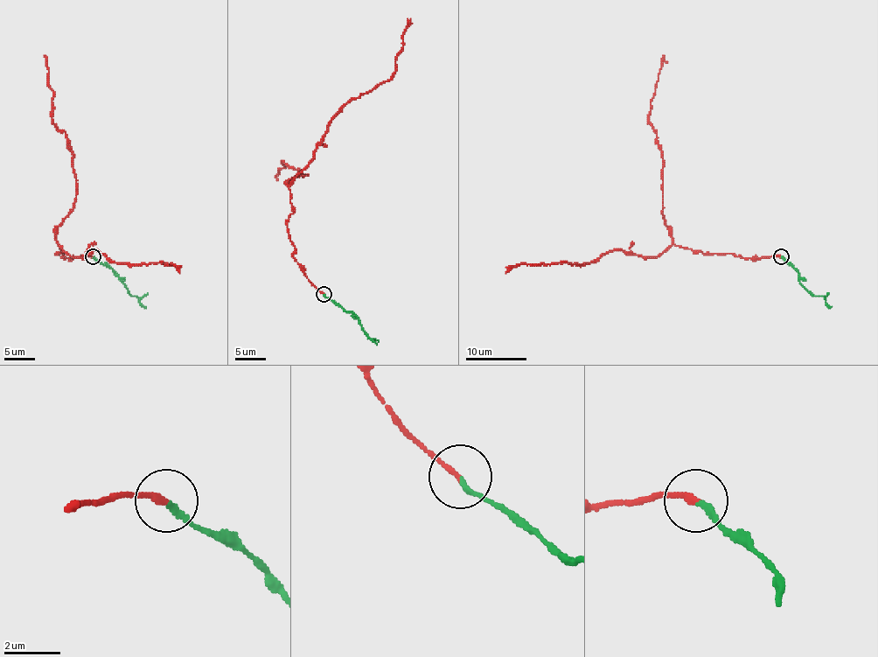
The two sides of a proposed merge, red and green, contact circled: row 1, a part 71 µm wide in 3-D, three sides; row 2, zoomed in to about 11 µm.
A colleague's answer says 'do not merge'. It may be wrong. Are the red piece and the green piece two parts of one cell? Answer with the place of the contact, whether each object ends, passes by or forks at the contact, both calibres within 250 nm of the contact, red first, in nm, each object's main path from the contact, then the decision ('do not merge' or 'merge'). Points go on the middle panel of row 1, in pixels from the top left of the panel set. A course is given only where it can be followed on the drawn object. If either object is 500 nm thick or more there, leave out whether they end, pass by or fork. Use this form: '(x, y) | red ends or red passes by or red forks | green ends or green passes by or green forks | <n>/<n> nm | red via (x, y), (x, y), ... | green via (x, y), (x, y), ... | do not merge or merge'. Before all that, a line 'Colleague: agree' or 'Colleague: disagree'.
Colleague: agree
(324, 294) | red ends | green ends | 200/200 nm | red via (324, 294), (293, 256), (289, 185), (313, 157), (328, 122), (391, 78), (410, 18) | green via (325, 294), (346, 311), (351, 311), (366, 335), (377, 343) | do not merge

